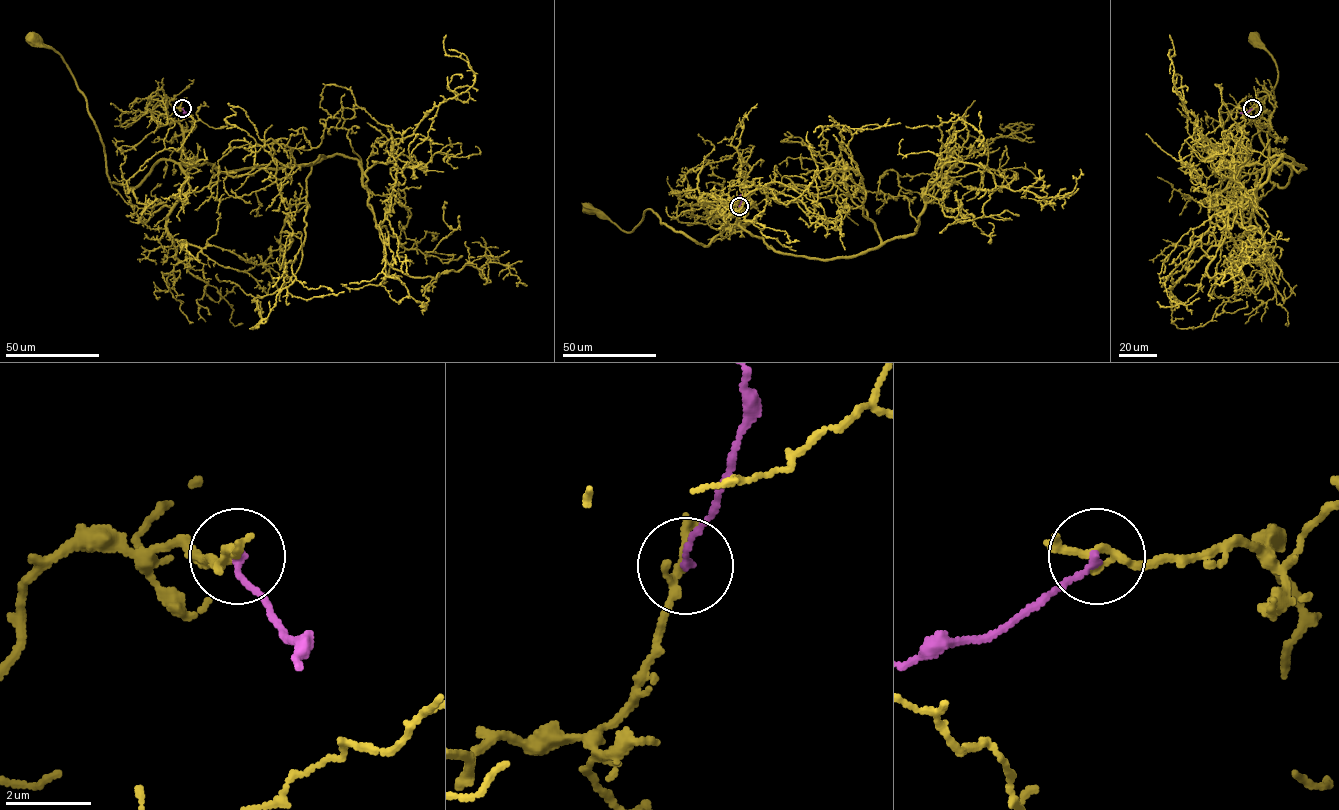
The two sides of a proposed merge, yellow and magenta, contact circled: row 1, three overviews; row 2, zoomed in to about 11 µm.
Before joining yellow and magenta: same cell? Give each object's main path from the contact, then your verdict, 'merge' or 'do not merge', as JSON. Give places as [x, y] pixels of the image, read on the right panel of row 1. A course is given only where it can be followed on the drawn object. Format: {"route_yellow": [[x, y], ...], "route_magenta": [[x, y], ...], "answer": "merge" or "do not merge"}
{"route_yellow": [[1252, 108], [1270, 122], [1268, 161], [1290, 168], [1284, 187], [1270, 180], [1254, 120], [1277, 76], [1255, 38]], "route_magenta": [[1252, 108], [1240, 112]], "answer": "do not merge"}

